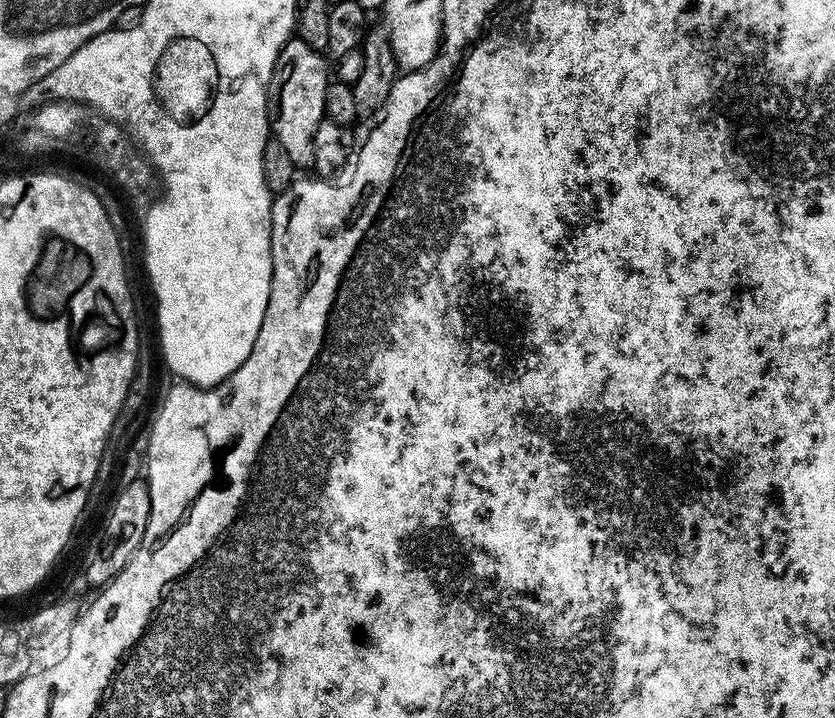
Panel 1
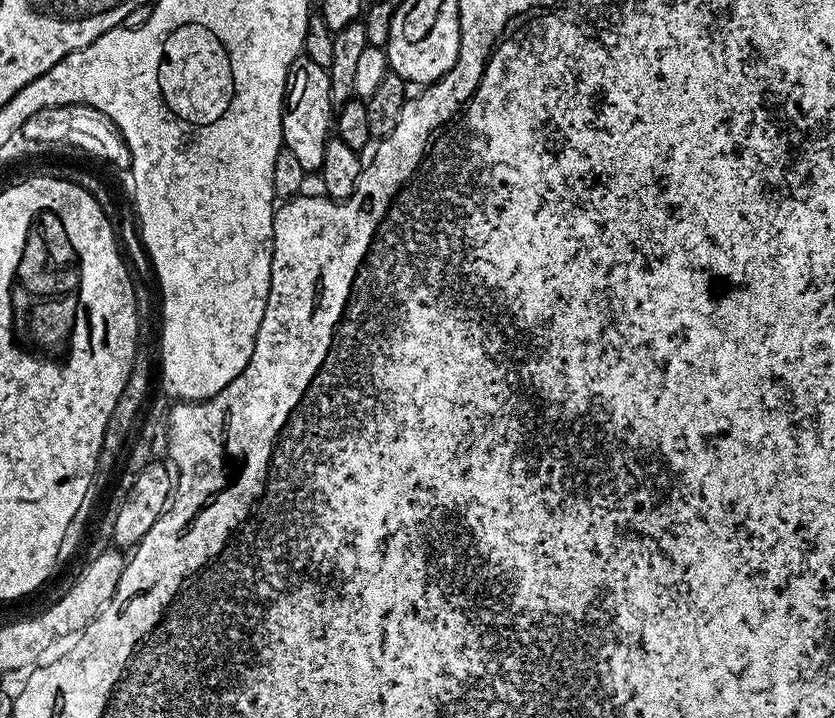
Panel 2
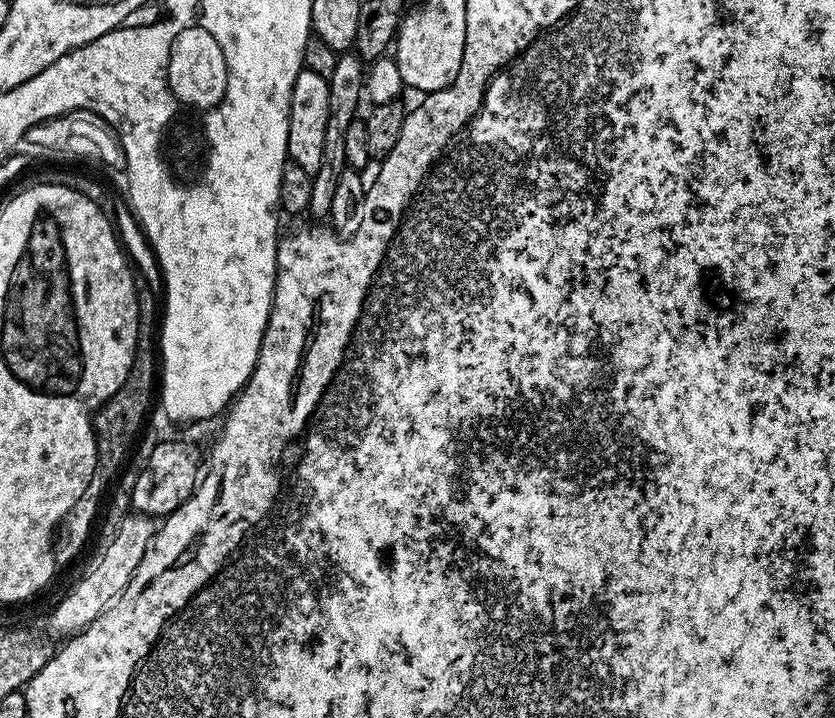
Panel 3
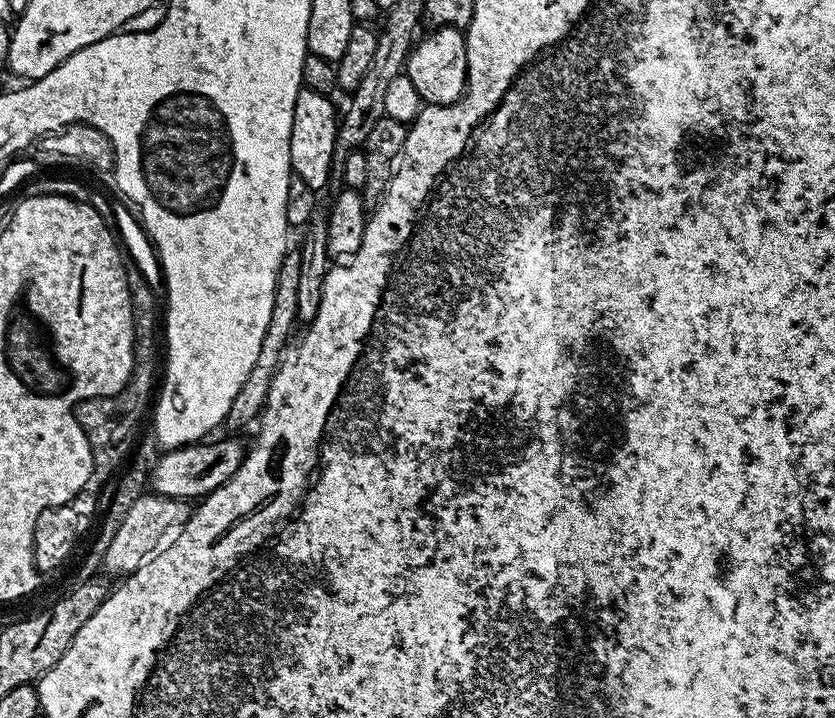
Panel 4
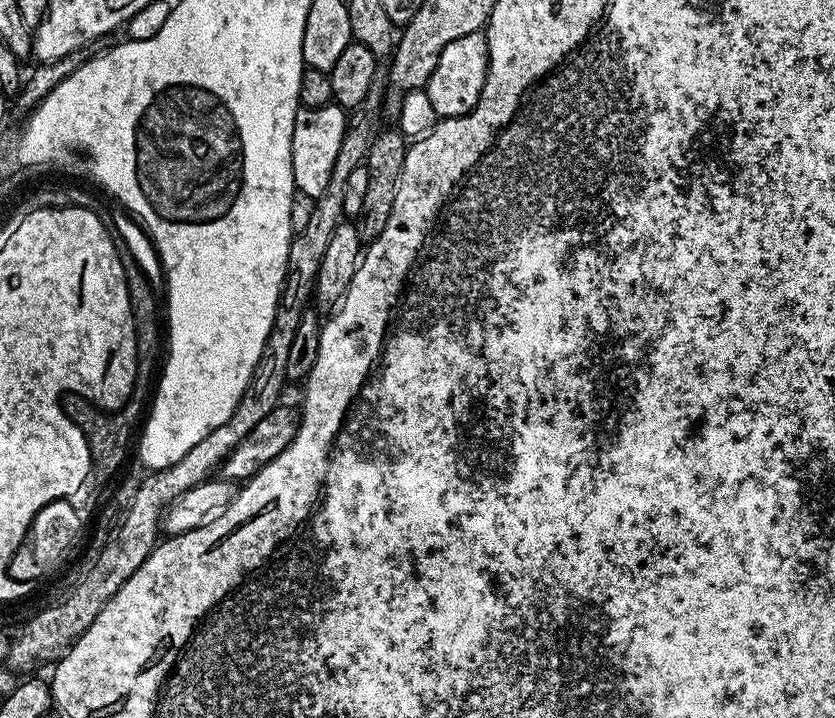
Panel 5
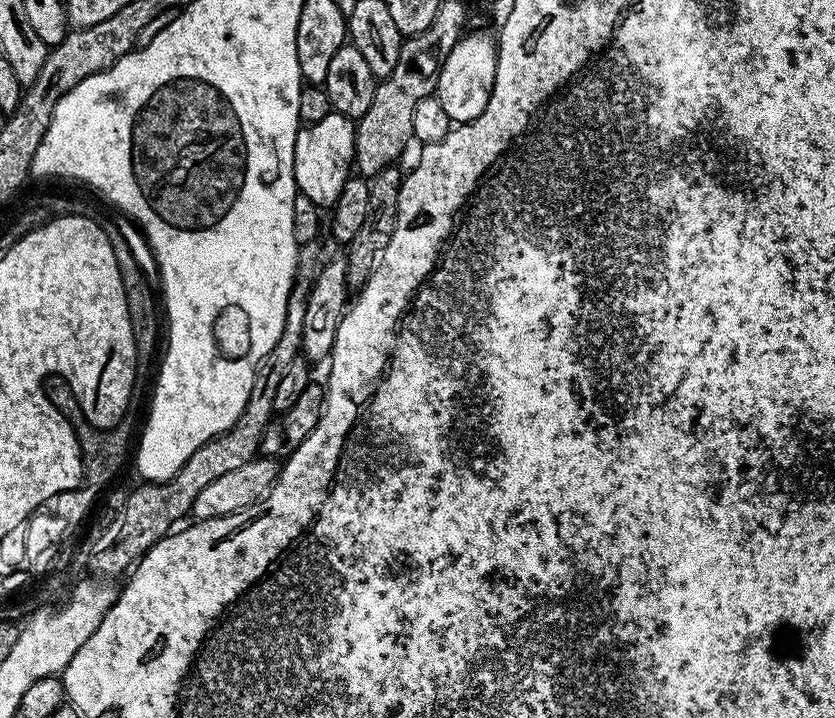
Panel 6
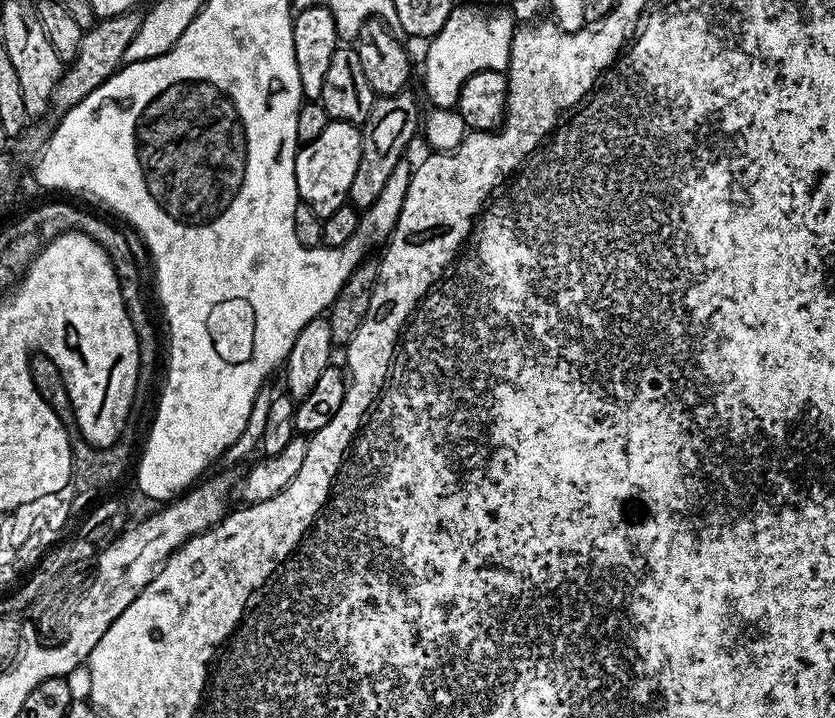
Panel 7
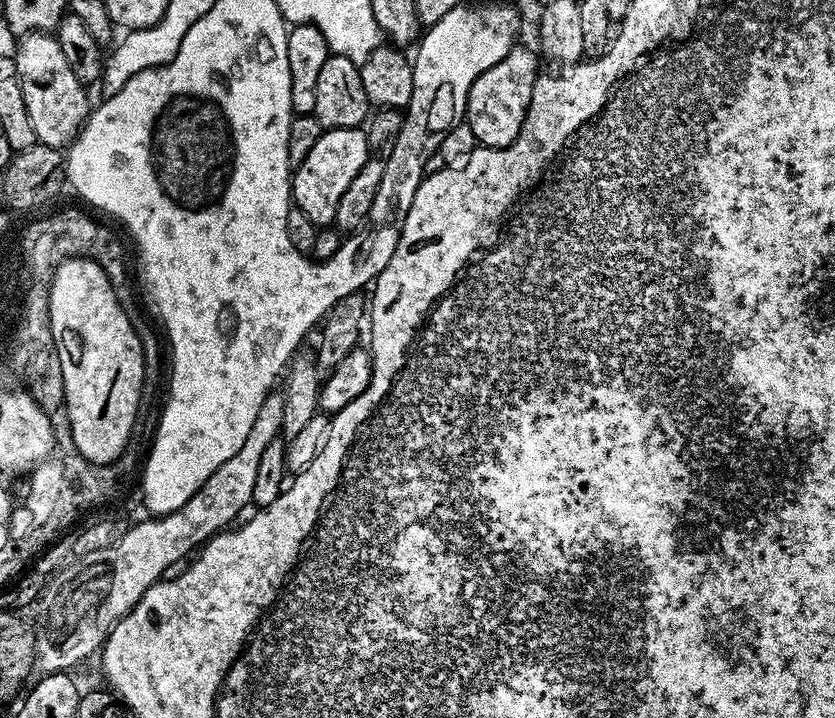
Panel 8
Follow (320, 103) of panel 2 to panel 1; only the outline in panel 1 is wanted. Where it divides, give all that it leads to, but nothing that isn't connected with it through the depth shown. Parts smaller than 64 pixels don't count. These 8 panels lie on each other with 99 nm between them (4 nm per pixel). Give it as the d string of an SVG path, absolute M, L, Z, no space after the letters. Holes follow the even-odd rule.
M293 38L286 42L276 63L274 138L282 142L282 146L290 153L290 159L300 170L313 167L314 142L316 137L321 135L322 125L326 120L326 102L330 83L327 62L329 63L317 49L306 46L306 42L298 38Z

